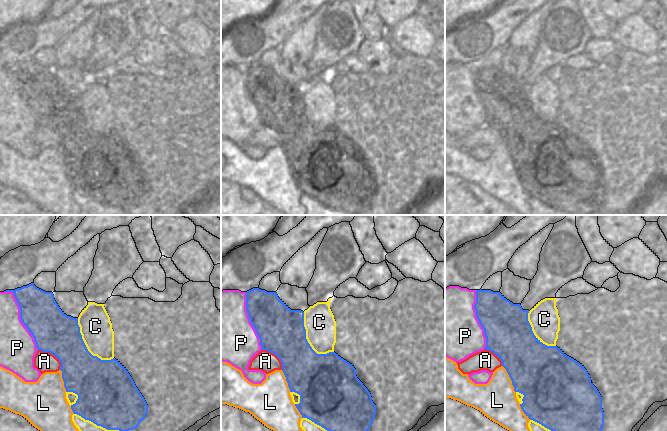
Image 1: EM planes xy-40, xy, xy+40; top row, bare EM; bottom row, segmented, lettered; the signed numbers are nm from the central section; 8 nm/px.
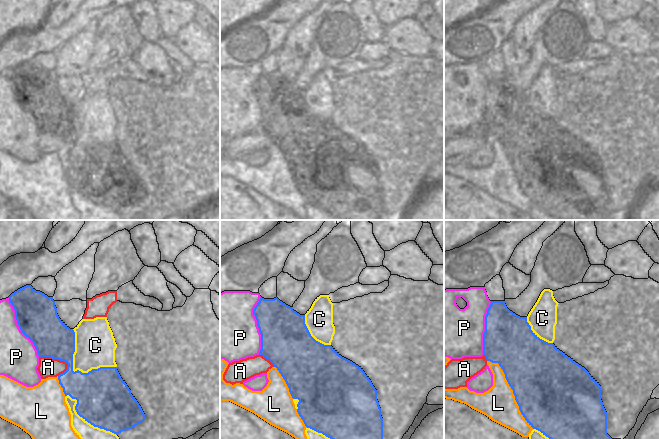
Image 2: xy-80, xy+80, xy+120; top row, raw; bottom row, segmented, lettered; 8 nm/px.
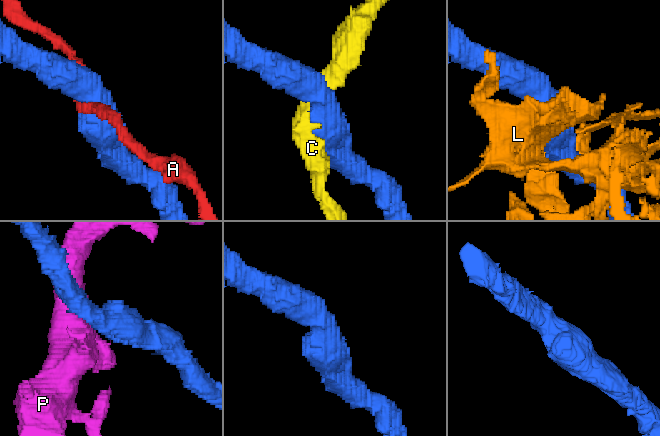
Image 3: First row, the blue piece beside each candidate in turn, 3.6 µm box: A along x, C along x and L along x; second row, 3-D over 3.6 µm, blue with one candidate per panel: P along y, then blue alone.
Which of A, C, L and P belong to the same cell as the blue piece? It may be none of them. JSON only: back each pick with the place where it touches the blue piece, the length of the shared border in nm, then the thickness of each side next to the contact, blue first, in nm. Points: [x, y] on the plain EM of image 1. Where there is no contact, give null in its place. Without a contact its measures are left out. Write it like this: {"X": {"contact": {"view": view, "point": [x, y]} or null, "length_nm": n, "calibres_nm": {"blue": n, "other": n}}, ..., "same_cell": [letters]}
{"same_cell": []}

